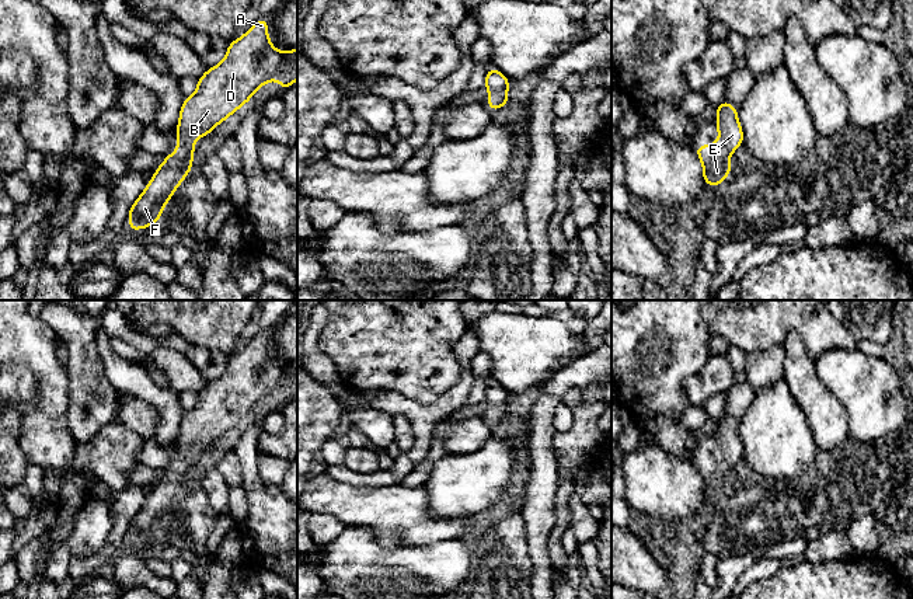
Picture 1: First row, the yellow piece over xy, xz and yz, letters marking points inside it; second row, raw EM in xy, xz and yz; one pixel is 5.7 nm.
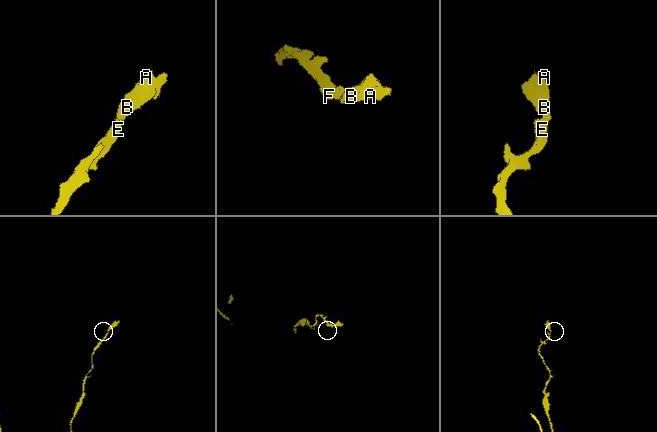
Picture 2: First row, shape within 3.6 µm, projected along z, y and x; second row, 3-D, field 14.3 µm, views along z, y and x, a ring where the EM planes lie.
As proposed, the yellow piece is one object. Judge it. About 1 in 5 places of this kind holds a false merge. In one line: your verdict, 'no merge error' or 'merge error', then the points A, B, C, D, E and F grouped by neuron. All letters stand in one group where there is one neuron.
no merge error; groups A B C D E F

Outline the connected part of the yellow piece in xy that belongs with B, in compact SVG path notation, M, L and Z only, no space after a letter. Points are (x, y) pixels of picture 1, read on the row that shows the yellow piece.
M259 18L241 38L227 46L226 58L198 79L195 93L182 101L180 121L177 123L178 149L165 156L165 160L154 170L154 177L144 191L129 208L129 231L147 229L158 219L165 203L174 195L178 185L192 168L195 156L194 143L198 137L208 136L219 123L241 108L268 81L278 79L282 90L288 90L297 80L297 48L289 52L275 51L268 38L268 18Z

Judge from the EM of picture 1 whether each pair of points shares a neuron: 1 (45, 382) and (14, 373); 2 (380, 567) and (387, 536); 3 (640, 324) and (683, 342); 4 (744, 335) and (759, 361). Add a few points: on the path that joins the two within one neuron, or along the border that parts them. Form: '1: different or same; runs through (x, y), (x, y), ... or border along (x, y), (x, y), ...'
1: same; runs through (38, 378), (21, 373)
2: different; border along (356, 526), (368, 526), (386, 546), (418, 544)
3: same; runs through (651, 323), (655, 320), (672, 334)
4: different; border along (781, 345), (748, 354)

